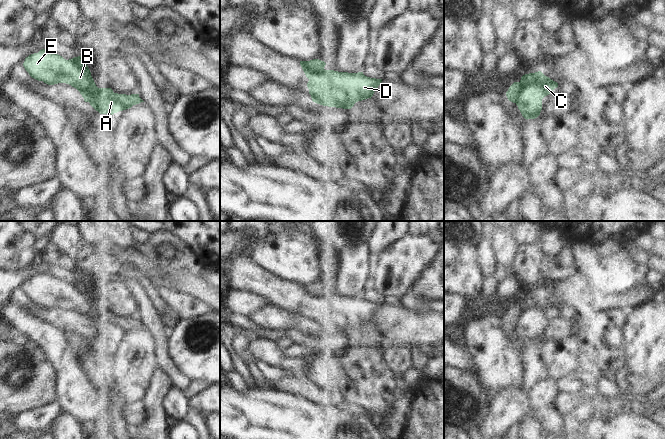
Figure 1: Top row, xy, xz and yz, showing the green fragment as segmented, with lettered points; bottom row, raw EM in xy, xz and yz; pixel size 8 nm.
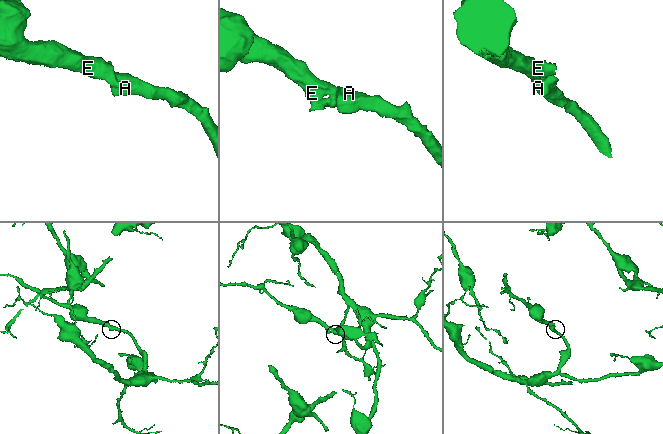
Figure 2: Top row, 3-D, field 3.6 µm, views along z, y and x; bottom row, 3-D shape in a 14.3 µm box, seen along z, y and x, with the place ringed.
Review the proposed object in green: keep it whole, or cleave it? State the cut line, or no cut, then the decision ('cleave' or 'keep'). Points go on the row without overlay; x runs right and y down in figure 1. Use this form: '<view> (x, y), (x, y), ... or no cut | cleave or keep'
yz (520, 306), (520, 314), (515, 326) | cleave

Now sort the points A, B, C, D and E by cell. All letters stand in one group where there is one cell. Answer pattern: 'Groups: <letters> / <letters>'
Groups: A C D / B E.

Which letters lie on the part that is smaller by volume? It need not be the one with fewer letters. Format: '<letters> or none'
B, E

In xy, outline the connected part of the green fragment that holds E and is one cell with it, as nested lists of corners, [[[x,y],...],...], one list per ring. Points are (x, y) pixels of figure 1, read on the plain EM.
[[[46,272],[26,281],[23,290],[32,302],[48,309],[71,309],[80,316],[85,326],[89,326],[98,314],[85,285],[85,279],[66,284]]]

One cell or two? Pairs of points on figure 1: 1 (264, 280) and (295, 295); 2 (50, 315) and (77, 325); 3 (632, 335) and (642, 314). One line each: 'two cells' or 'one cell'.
1: one cell
2: one cell
3: one cell

